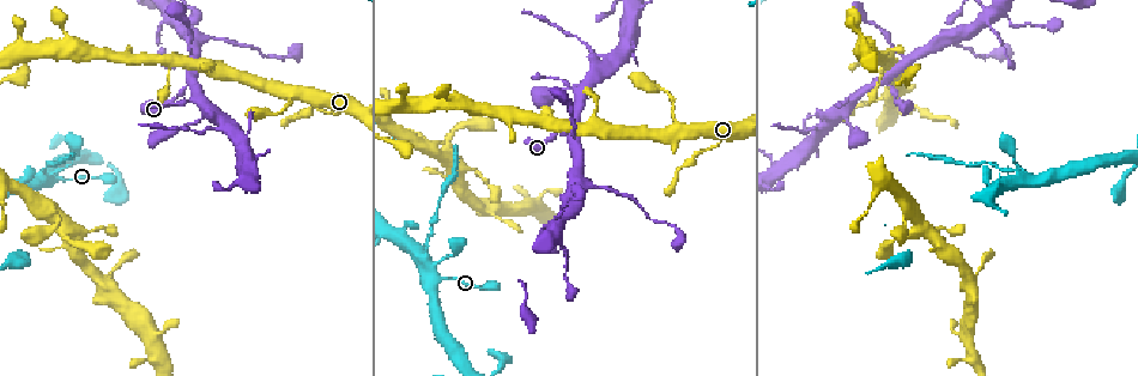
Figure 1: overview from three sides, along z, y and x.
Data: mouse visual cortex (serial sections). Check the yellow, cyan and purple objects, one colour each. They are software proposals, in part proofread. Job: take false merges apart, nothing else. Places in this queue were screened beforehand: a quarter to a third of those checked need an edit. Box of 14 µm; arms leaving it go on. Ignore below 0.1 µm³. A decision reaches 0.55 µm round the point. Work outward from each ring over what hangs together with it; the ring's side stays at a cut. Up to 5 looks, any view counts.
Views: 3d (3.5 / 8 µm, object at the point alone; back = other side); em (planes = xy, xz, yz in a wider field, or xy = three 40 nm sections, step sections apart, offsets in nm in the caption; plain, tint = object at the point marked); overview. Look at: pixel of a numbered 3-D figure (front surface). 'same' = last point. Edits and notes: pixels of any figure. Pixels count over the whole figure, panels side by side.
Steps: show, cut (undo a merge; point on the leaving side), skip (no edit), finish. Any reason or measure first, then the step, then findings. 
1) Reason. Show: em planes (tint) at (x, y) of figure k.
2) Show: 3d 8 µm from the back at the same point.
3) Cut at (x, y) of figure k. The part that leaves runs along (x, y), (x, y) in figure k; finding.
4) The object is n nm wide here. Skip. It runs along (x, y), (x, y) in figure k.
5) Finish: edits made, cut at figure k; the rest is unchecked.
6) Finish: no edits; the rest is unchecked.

Branch point. Show: 3d 3.5 µm at (42, 178) of figure 1.

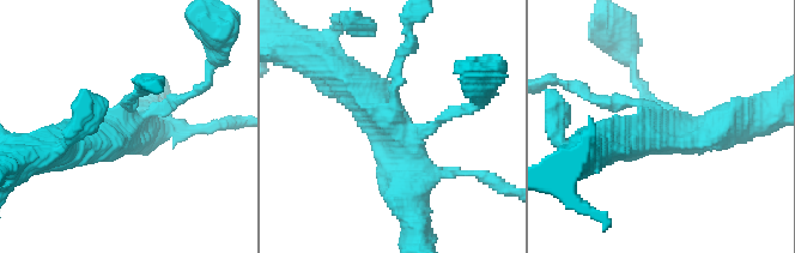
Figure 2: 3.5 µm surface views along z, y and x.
4 arms meet here; the arms are 150, 150, 350, 500 nm wide; shape alone is not enough. Show: em xy step 2 (tint) at (127, 126) of figure 2.

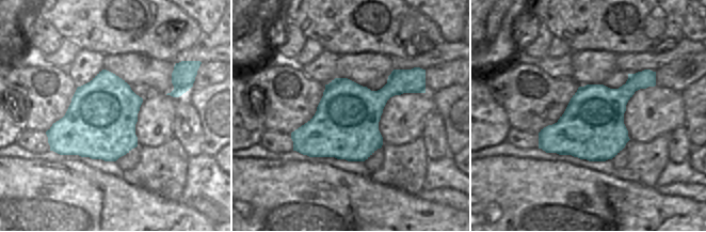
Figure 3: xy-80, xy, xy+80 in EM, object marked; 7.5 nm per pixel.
The object is 500 nm wide here. Cut at (399, 56) of figure 2. The part that leaves runs along (395, 101), (406, 24) in figure 2; two cells meet here.

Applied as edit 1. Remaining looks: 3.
Calibre changes. Show: 3d 3.5 µm from the back at (913, 109) of figure 1.

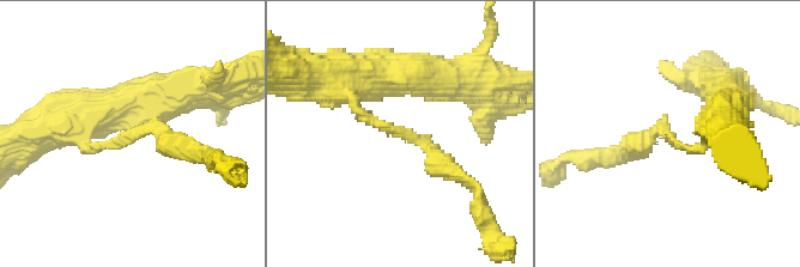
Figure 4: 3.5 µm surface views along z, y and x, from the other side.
Shape alone is not enough. Show: em xy step 3 (tint) at (407, 137) of figure 4.

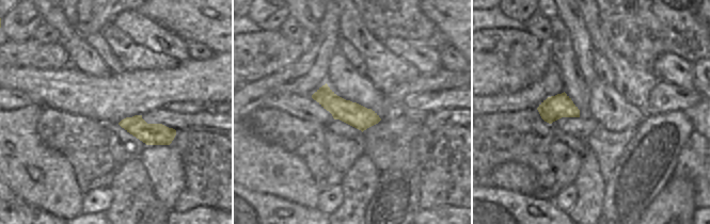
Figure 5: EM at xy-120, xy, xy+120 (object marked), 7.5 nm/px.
Cut at (423, 140) of figure 4. The part that leaves runs along (387, 127), (412, 135), (479, 192) in figure 4; a second cell is stuck on.

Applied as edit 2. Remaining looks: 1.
Finish: edits made, cut at figure 2, cut at figure 4; the rest is unchecked.

